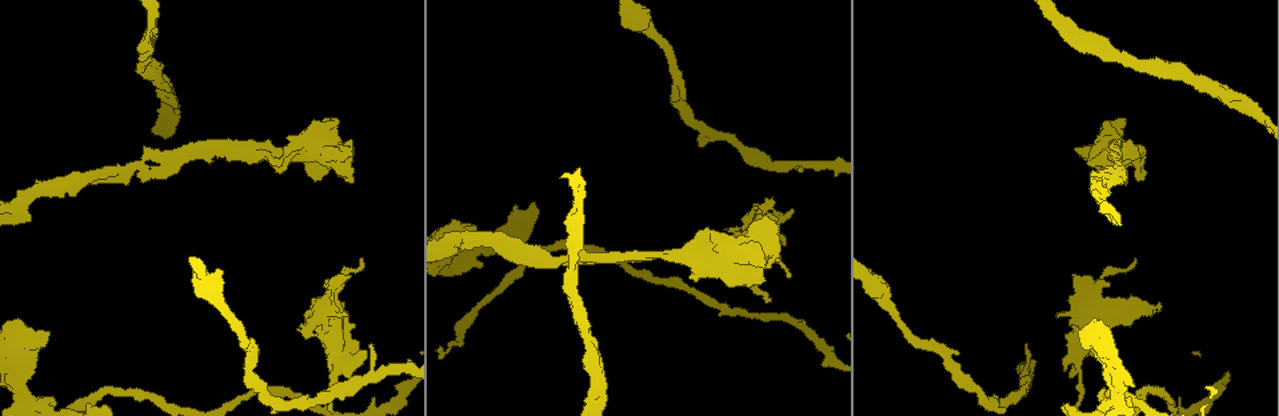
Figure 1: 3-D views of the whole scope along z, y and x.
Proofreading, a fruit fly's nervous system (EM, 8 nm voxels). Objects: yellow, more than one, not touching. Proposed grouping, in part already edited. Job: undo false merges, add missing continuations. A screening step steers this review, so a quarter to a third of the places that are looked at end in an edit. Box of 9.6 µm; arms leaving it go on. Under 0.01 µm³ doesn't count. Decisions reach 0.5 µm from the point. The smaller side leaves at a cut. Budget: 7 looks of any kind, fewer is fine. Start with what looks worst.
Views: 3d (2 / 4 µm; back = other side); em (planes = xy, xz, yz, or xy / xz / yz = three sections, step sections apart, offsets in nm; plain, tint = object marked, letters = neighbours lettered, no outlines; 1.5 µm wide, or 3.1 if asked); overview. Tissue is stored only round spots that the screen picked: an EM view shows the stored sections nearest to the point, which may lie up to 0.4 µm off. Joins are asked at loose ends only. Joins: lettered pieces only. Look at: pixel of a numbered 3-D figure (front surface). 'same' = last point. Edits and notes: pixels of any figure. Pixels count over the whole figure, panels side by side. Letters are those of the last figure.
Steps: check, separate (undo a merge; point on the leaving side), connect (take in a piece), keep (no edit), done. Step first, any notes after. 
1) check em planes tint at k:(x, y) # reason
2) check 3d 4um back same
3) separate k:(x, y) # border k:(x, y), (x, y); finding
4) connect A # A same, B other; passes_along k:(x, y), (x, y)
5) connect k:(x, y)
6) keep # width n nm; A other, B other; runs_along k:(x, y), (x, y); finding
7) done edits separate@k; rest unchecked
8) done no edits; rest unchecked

check em yz step 4 letters at 1:(726, 230)

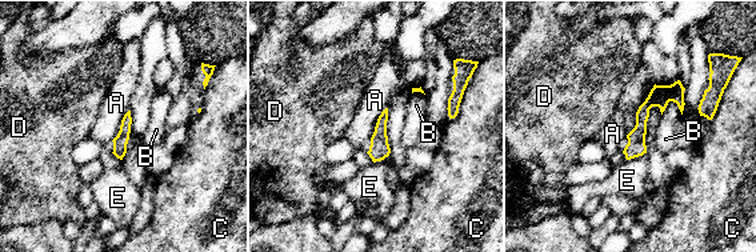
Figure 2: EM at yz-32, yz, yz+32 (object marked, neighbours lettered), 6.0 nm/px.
check em planes letters same

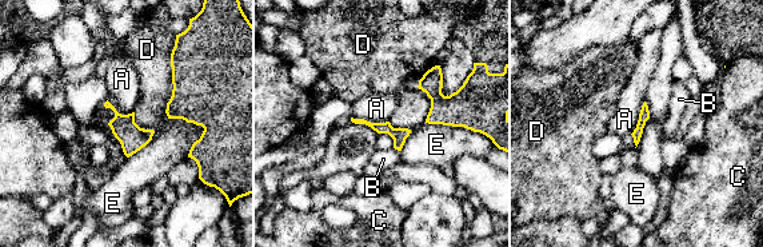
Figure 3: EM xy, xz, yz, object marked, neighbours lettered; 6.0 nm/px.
keep # longest_contact D 360 nm; A other, B other, C other, D other, E other; none of them fits

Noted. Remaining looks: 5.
check em planes letters at 1:(314, 181) # branch stops here

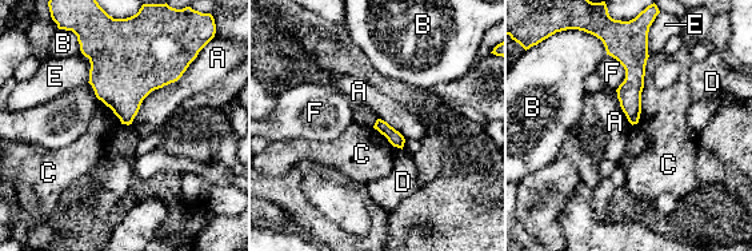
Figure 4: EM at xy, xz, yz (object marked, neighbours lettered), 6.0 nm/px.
keep # A other, B other, C other, D other, E other, F other; runs_along 4:(640, 46), (635, 55), (634, 120); none of them fits

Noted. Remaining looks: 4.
check em planes plain at 1:(374, 347) # tapers out

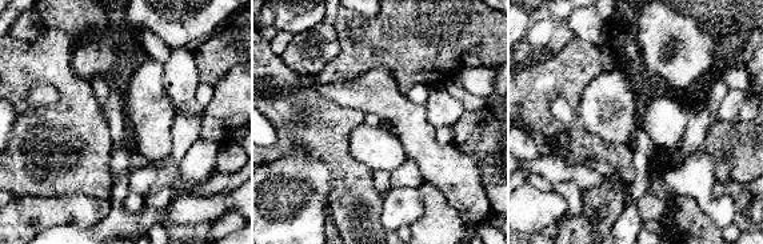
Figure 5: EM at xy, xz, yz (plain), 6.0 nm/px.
check em planes letters same

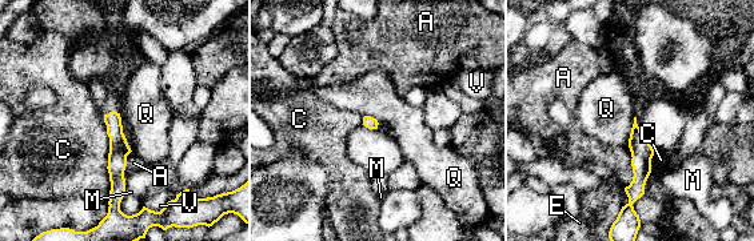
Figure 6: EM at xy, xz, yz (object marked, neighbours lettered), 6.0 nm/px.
keep # A other, C other, E other, M other, Q other, V other; runs_along 6:(112, 115), (116, 136), (116, 203); no lettered piece goes on from it

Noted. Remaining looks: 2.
done no edits; rest unchecked

